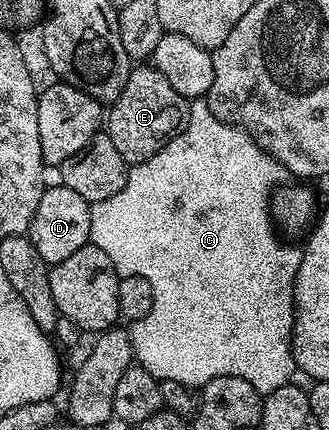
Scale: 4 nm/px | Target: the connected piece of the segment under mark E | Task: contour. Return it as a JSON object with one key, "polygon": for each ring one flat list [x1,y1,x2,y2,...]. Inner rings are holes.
{"polygon":[[152,67,130,68,129,78,119,95,111,102,107,113,107,132,111,143,123,155,126,166,132,167,151,159,166,143,180,133,189,120,190,102,159,71],[146,68,146,69,145,69],[109,125,109,126,108,126]]}

